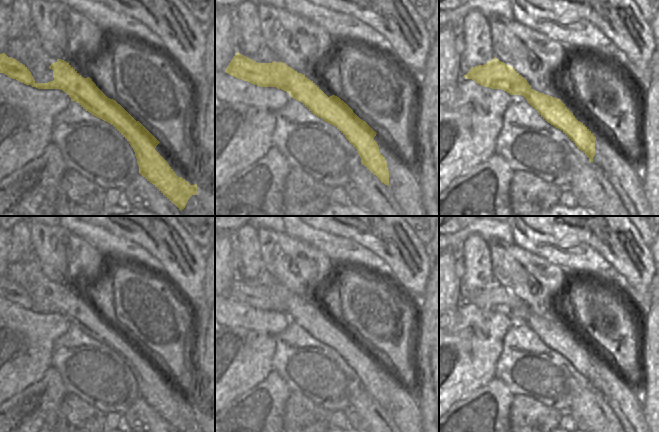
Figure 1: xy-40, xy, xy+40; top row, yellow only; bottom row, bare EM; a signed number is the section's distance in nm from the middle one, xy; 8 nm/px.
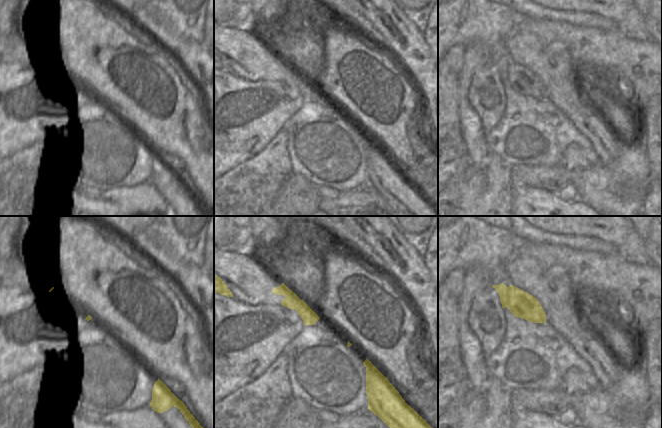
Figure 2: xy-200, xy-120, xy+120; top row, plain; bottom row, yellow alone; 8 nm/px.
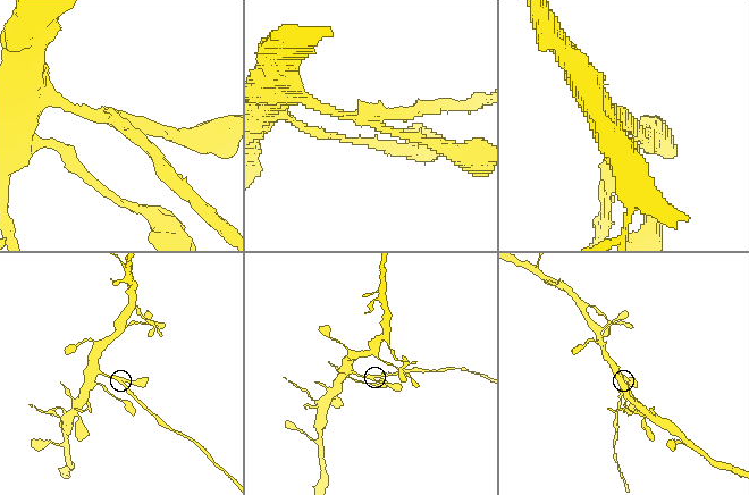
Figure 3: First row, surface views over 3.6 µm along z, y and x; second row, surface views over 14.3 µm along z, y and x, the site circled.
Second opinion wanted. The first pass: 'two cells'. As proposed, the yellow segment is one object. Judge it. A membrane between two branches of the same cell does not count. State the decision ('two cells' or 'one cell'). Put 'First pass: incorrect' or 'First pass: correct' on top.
First pass: correct
two cells

